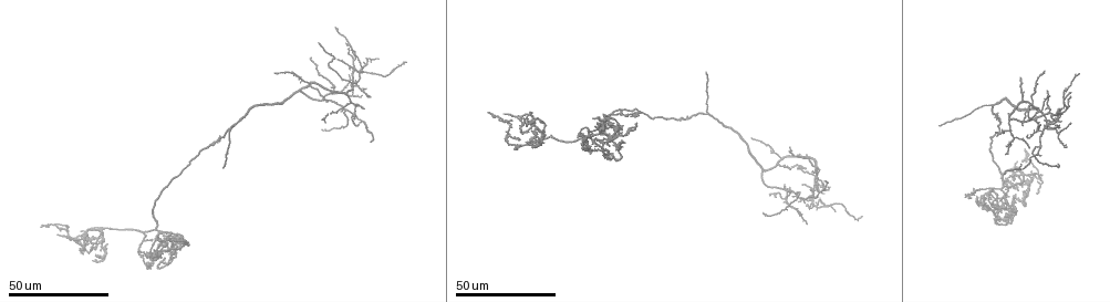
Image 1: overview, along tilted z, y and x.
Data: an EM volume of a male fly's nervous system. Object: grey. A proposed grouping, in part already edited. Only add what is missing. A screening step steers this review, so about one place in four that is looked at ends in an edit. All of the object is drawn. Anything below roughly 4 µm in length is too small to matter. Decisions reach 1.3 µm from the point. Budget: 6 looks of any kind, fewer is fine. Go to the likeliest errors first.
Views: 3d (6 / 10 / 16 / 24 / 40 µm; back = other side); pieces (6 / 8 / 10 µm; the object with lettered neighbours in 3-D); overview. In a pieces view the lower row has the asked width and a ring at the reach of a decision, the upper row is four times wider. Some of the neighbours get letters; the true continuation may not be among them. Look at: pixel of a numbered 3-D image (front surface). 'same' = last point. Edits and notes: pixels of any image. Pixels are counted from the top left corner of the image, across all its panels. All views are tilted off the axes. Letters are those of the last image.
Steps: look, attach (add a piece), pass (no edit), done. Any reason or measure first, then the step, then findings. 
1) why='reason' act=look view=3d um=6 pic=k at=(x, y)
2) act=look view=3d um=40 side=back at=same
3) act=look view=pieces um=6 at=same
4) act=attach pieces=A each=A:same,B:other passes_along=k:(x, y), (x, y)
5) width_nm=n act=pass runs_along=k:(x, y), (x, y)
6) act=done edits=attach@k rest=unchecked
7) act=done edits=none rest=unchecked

why='free end' act=look view=3d um=24 pic=1 at=(940, 126)

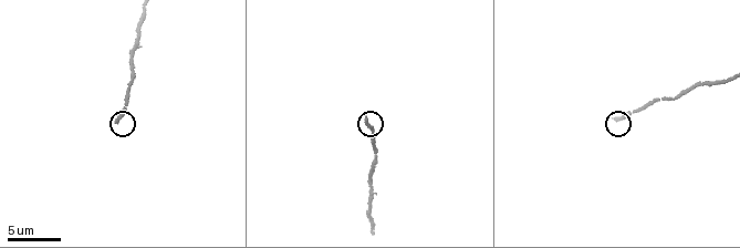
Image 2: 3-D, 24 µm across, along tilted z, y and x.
act=look view=pieces um=6 pic=2 at=(615, 117)

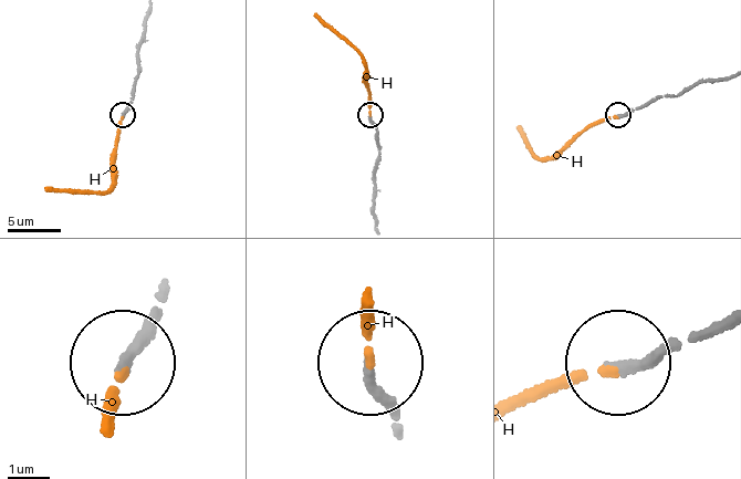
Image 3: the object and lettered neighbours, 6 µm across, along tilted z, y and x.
act=attach pieces=H each=H:same passes_along=3:(390, 419), (371, 371), (367, 301) found='it goes on there'

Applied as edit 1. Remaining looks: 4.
why='free end' act=look view=3d um=24 pic=1 at=(998, 200)

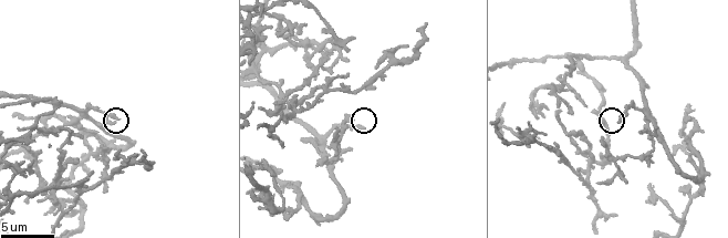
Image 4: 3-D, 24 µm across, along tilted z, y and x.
act=look view=3d um=6 pic=4 at=(618, 124)

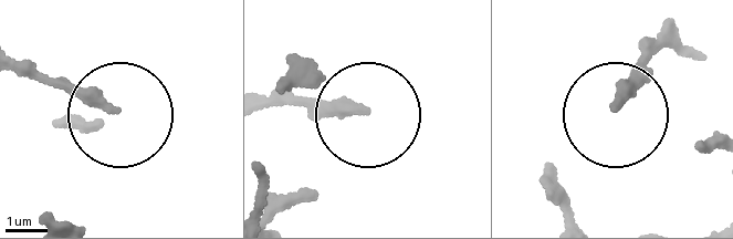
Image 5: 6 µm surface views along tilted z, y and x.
why='what lies round it' act=look view=pieces um=8 pic=5 at=(359, 111)

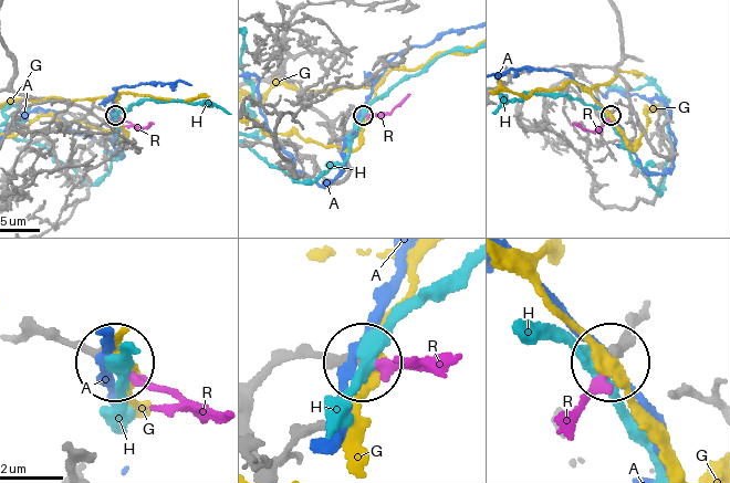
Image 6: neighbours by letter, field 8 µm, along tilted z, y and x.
act=attach pieces=R each=A:other,G:other,H:other,R:same found='the neuron continues'

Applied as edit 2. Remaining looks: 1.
why='thin end' act=look view=pieces um=10 pic=4 at=(615, 215)

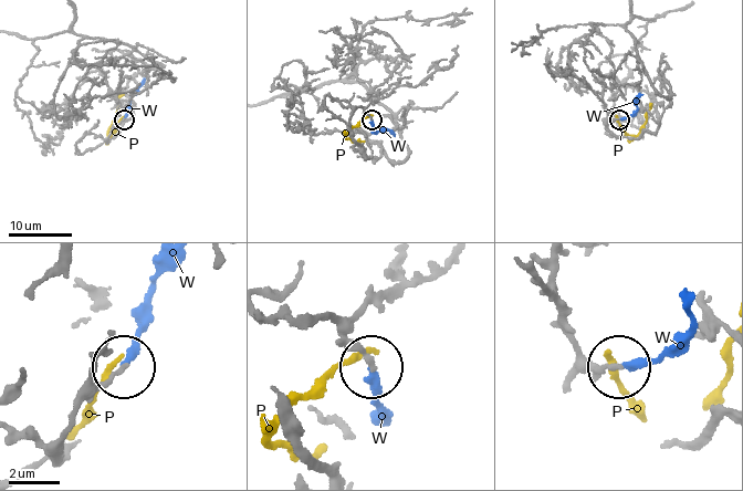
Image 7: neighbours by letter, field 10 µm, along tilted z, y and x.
act=pass each=P:other,W:other runs_along=7:(556, 265), (558, 305), (575, 346), (596, 365), (620, 368) found='no lettered piece goes on from it'

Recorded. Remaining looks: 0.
act=done edits=attach@3,attach@6 rest=unchecked

